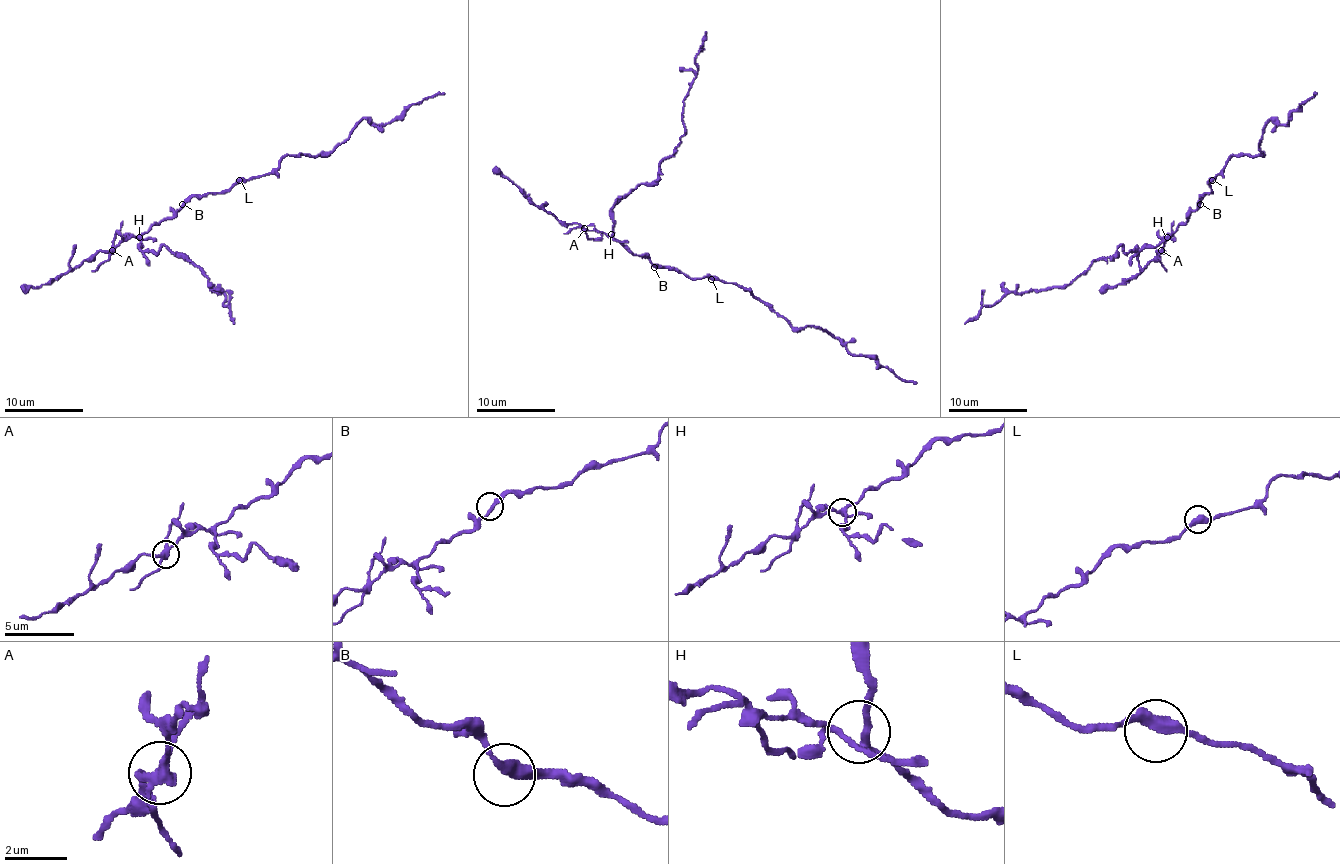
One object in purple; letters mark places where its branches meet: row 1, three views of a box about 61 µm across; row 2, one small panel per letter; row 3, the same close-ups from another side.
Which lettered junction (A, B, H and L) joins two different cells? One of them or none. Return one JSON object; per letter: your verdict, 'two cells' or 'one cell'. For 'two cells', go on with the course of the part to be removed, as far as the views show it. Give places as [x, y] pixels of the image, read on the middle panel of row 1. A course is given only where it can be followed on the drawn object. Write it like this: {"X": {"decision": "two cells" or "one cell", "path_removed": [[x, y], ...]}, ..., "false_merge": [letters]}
{"A": {"decision": "two cells", "path_removed": [[585, 228], [587, 236], [595, 240]]}, "B": {"decision": "one cell"}, "H": {"decision": "one cell"}, "L": {"decision": "one cell"}, "false_merge": ["A"]}

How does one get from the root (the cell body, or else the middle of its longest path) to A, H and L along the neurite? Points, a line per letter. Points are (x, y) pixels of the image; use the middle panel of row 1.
A: (656, 263), (644, 255), (632, 255), (617, 240), (585, 228)
H: (656, 263), (644, 255), (632, 255), (611, 234)
L: (656, 263), (676, 267), (690, 277), (711, 279)

